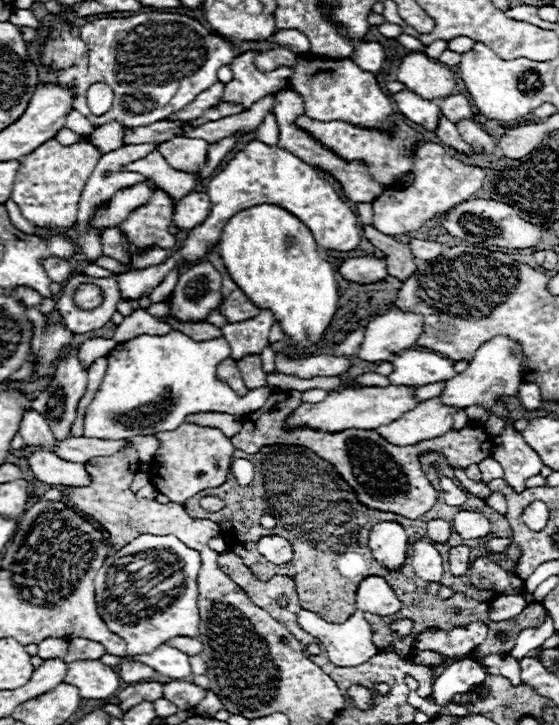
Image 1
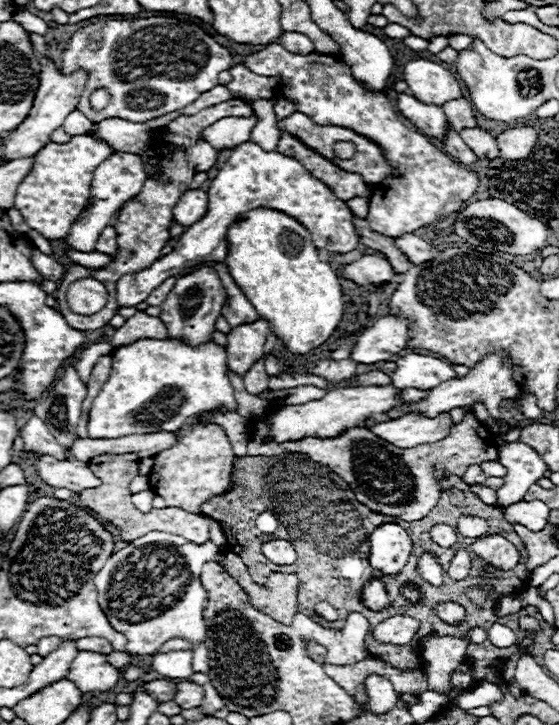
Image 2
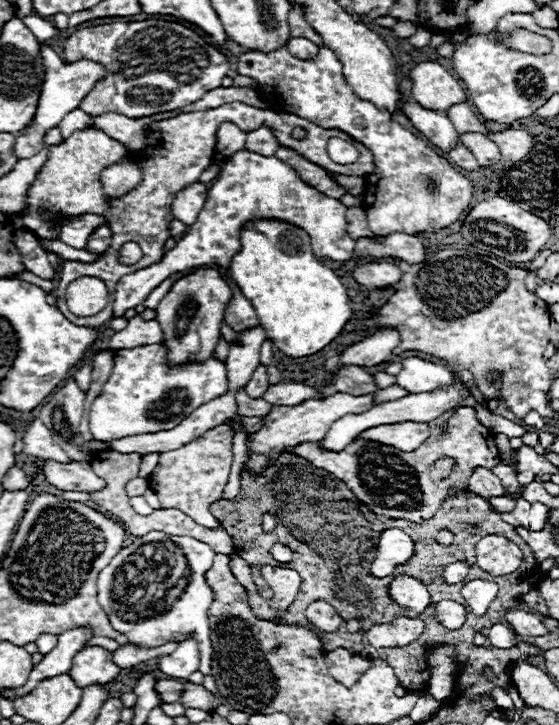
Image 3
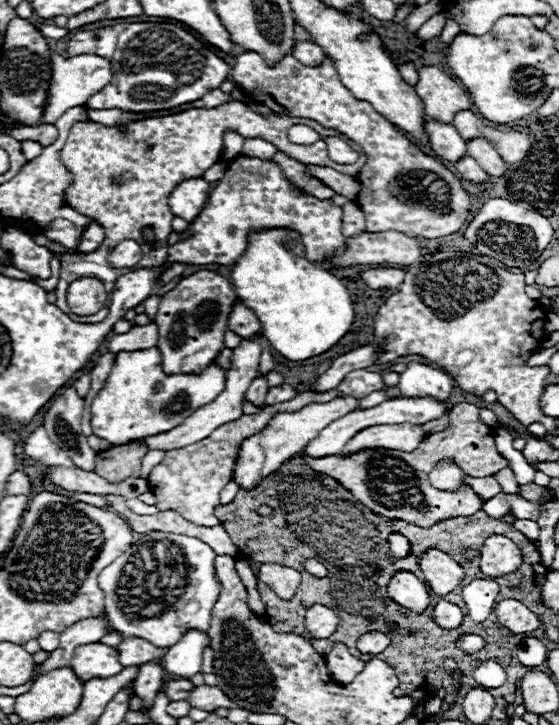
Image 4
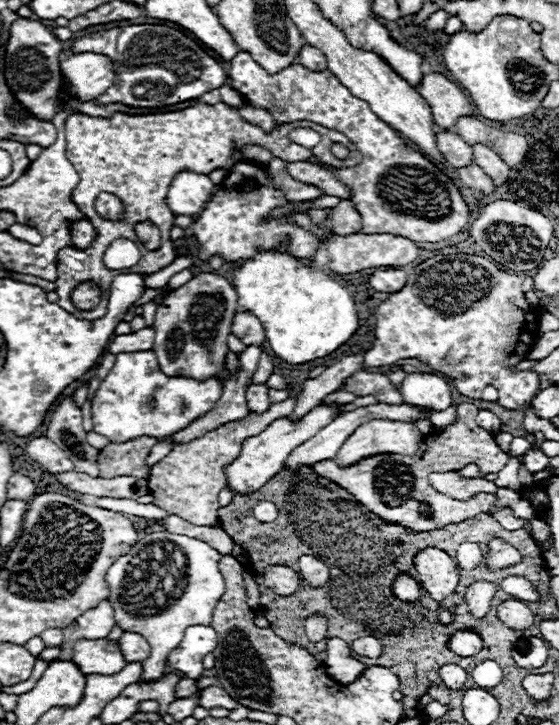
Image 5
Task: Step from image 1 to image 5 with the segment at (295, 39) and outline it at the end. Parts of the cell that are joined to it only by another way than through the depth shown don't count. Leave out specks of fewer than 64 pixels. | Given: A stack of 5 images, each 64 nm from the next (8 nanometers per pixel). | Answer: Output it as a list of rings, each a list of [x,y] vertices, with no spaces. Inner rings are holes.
[[[305,44],[298,54],[298,62],[306,64],[306,68],[310,70],[326,68],[326,56],[318,48],[308,44]]]

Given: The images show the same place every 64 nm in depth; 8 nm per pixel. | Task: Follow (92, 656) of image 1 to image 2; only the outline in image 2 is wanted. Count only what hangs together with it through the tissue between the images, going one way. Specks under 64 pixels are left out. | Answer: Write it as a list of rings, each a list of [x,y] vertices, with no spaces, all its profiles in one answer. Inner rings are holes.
[[[80,638],[76,642],[78,652],[98,652],[98,654],[110,654],[112,648],[108,642],[98,640],[98,638]]]

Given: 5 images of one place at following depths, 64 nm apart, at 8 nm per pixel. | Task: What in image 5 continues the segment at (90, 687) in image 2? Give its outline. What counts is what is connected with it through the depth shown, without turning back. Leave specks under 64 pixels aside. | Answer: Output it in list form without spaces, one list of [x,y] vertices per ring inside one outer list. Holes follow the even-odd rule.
[[[108,638],[80,640],[78,644],[74,644],[72,662],[80,668],[84,676],[88,674],[112,676],[112,674],[118,674],[126,666],[120,644]]]

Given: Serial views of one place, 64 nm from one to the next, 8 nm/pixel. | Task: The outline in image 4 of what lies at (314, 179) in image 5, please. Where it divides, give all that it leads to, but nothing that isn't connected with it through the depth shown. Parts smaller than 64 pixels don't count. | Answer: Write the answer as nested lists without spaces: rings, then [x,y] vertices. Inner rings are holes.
[[[308,164],[310,172],[314,176],[318,176],[324,184],[328,184],[330,188],[334,188],[338,194],[350,198],[350,200],[356,200],[358,198],[358,192],[360,192],[360,184],[354,176],[346,176],[342,172],[336,172],[332,168],[318,168],[314,164]]]

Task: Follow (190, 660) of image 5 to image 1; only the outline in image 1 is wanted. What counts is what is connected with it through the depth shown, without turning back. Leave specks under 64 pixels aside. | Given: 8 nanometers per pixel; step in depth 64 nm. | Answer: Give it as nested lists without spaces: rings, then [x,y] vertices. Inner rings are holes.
[[[168,642],[166,644],[160,644],[154,652],[150,654],[138,654],[138,656],[126,656],[126,660],[130,662],[142,662],[150,668],[154,668],[156,672],[160,672],[162,676],[168,676],[168,678],[188,678],[192,674],[190,670],[190,658],[188,654],[180,652],[178,648],[170,646]]]

